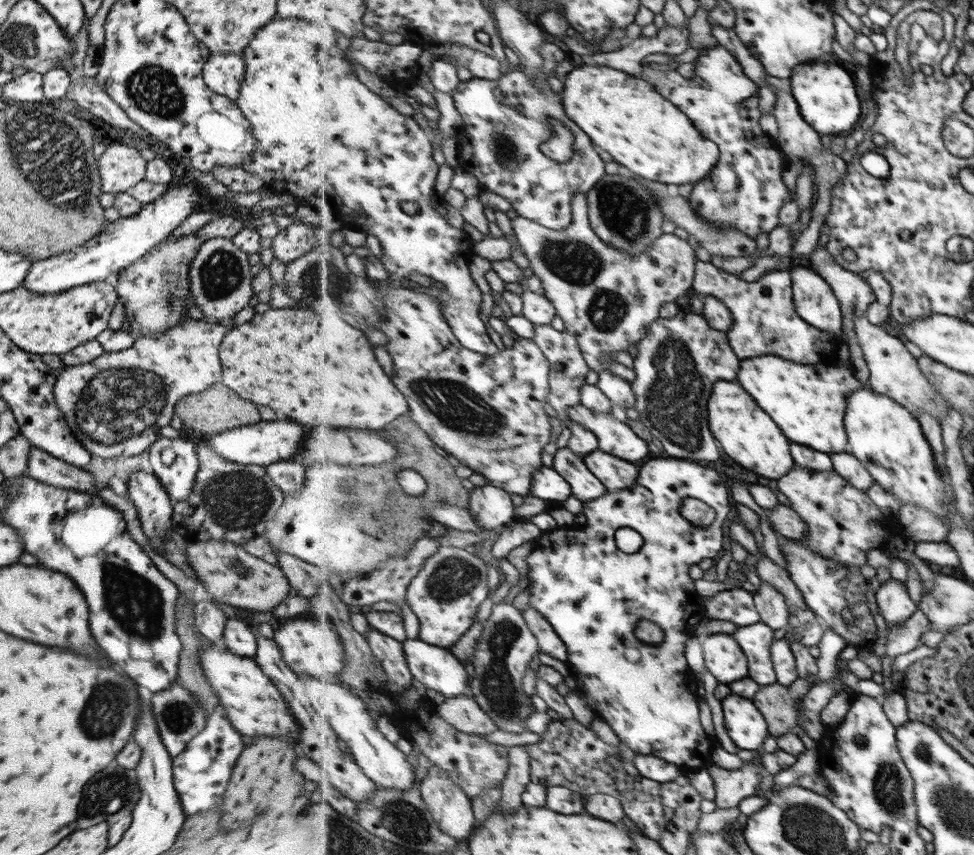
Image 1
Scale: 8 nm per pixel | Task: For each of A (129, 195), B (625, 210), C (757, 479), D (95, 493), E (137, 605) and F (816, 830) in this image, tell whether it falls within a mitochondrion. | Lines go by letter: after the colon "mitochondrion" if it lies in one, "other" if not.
A: other
B: mitochondrion
C: other
D: other
E: mitochondrion
F: mitochondrion

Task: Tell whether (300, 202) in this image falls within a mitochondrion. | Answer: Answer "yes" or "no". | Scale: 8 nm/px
no

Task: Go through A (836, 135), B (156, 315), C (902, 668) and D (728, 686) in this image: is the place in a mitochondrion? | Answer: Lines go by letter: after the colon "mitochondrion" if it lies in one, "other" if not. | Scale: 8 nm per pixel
A: other
B: other
C: other
D: other

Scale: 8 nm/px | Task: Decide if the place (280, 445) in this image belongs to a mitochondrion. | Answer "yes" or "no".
no

